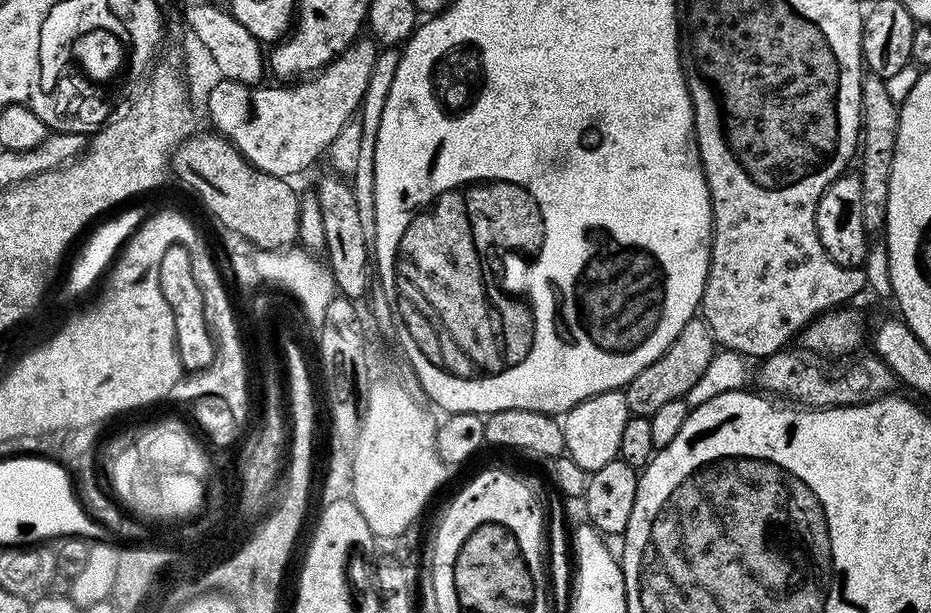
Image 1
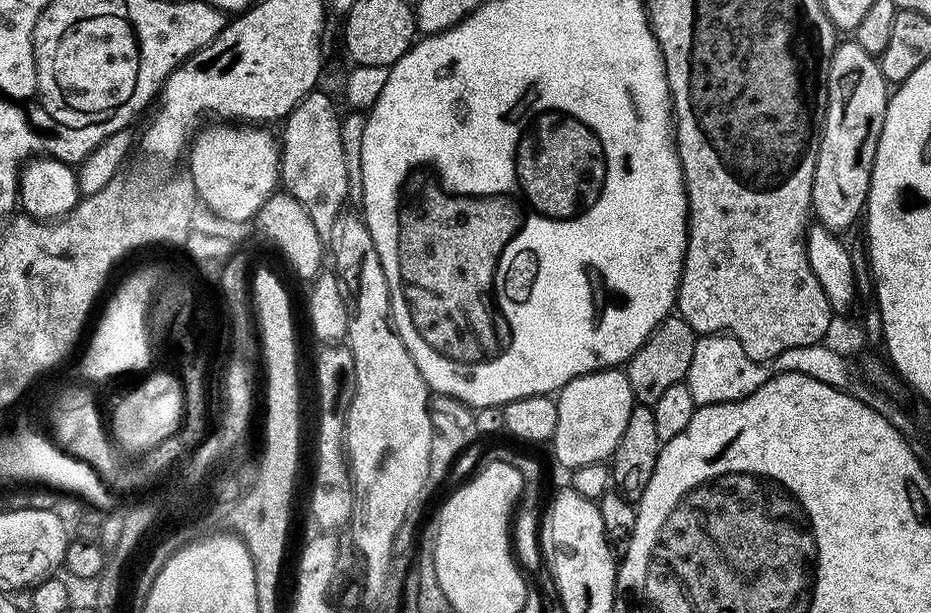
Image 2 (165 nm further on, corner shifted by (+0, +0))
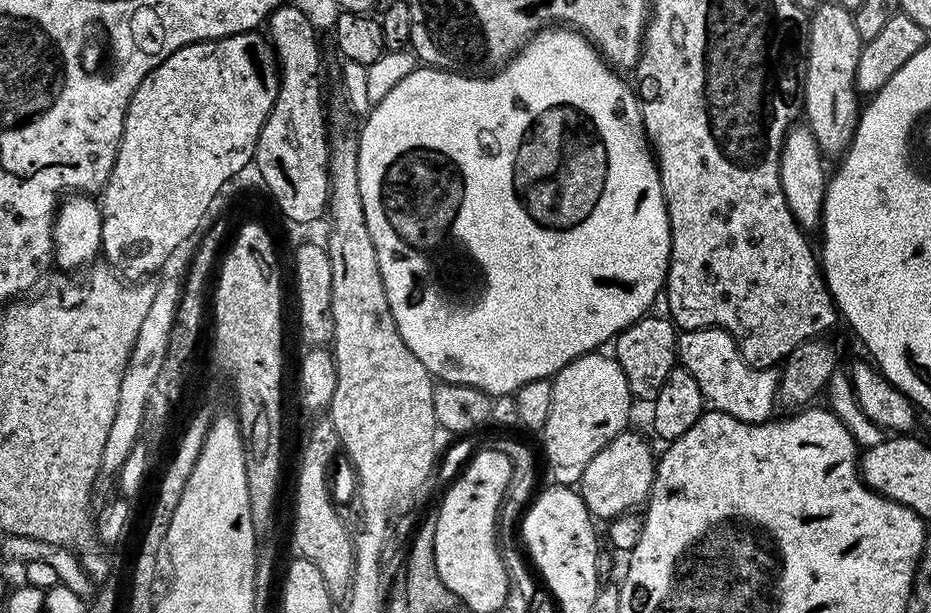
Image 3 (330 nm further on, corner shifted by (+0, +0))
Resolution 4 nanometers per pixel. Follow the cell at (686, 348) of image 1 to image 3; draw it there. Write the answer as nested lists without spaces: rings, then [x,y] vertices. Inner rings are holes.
[[[649,314],[634,322],[626,330],[622,330],[614,341],[614,355],[622,366],[622,374],[626,374],[626,382],[637,401],[655,400],[658,390],[662,390],[662,382],[666,382],[670,375],[670,370],[678,367],[678,329],[667,315],[656,315]]]

